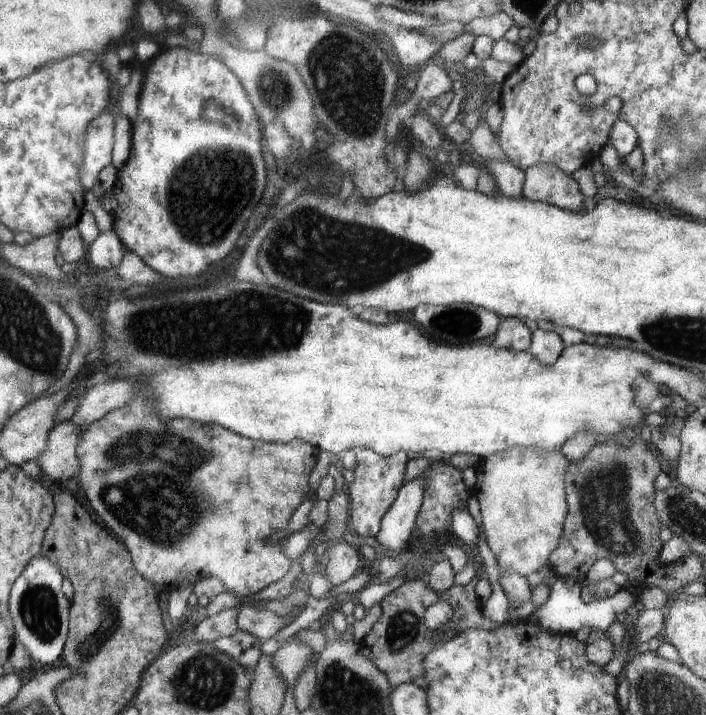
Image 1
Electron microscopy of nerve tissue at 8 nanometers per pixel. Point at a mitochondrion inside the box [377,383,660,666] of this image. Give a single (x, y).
(605, 494)

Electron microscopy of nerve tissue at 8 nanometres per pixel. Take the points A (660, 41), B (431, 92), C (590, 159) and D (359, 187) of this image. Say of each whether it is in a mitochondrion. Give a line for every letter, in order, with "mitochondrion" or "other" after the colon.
A: other
B: other
C: other
D: other

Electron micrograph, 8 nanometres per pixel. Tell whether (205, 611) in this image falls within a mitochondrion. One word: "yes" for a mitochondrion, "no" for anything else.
no

